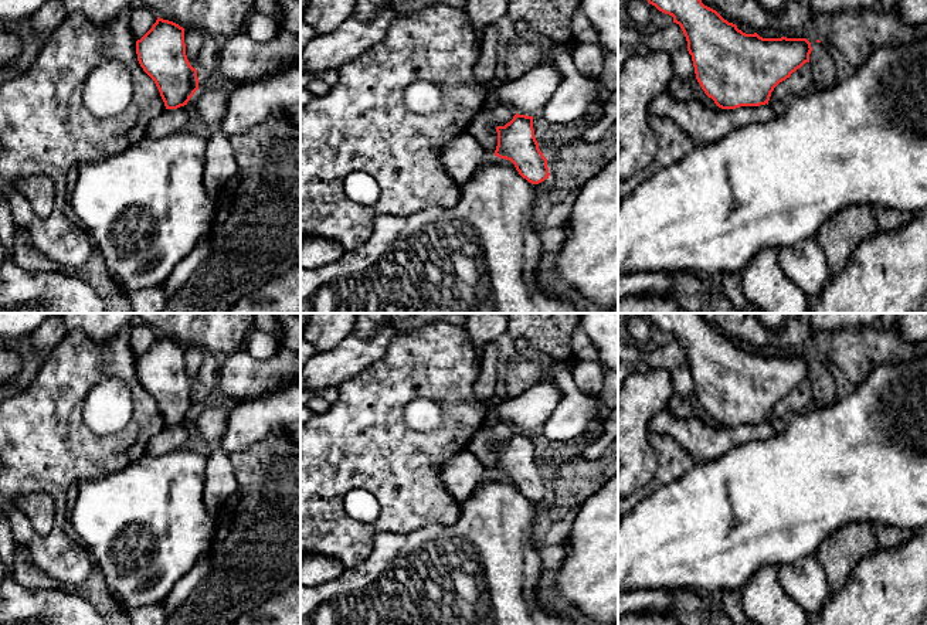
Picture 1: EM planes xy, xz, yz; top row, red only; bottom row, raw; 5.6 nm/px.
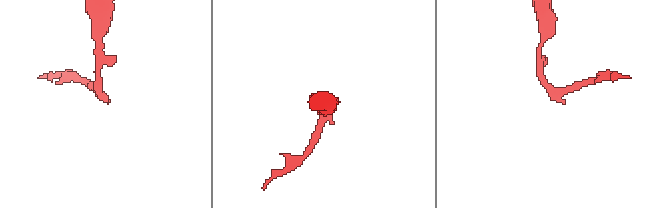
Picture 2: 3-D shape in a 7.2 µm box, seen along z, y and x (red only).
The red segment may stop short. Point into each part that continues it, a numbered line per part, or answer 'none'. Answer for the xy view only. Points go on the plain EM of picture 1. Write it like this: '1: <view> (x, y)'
1: xy (210, 420)

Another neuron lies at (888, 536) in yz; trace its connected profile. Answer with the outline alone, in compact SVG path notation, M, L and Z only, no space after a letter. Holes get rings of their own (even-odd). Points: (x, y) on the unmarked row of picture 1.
M880 526L876 529L877 547L876 548L890 548L897 547L914 536L914 530L910 529L896 529L890 526Z

